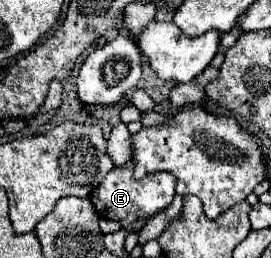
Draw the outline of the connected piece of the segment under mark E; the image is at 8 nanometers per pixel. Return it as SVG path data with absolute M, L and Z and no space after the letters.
M126 162L124 166L116 166L112 168L106 178L102 180L102 184L98 188L92 190L90 200L96 208L96 212L100 214L100 218L106 220L120 220L124 224L124 228L130 228L138 218L150 218L152 214L164 210L172 198L174 198L174 186L176 186L176 176L168 174L168 172L154 172L154 174L146 174L142 180L136 180L132 176L134 172L134 162Z

